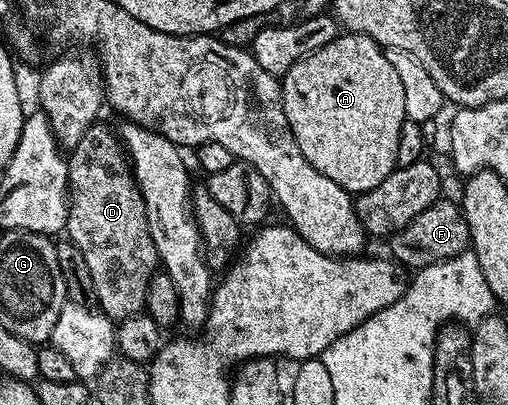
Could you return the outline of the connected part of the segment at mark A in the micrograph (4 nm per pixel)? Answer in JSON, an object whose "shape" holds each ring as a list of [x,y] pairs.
{"shape":[[[352,33],[338,34],[337,38],[327,45],[323,45],[323,49],[315,49],[315,53],[303,57],[303,61],[295,61],[295,65],[291,65],[291,69],[280,80],[280,84],[283,113],[287,117],[287,125],[291,129],[291,133],[299,145],[299,153],[303,153],[303,157],[308,163],[316,171],[323,173],[323,177],[331,177],[331,181],[335,181],[335,185],[339,185],[344,191],[364,193],[379,186],[397,167],[399,133],[403,129],[406,120],[405,110],[403,109],[403,84],[399,82],[399,73],[395,73],[391,61],[387,61],[385,51],[371,37]]]}

